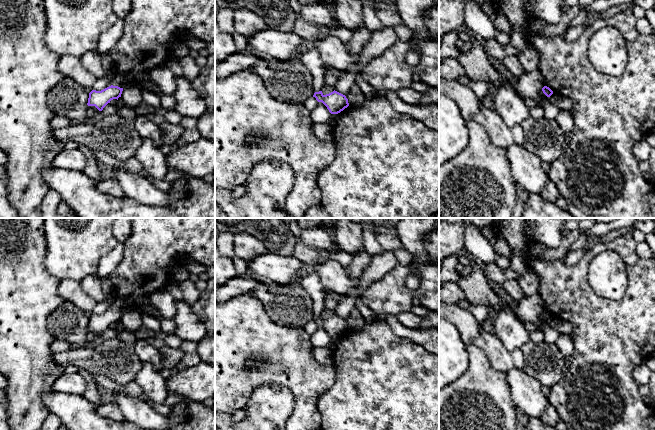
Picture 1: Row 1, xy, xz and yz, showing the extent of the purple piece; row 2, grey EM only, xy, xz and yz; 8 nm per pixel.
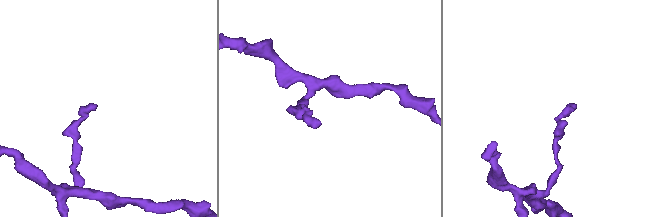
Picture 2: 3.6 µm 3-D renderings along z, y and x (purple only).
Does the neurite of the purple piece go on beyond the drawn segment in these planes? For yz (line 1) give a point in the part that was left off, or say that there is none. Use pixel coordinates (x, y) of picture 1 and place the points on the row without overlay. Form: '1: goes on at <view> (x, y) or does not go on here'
1: does not go on here

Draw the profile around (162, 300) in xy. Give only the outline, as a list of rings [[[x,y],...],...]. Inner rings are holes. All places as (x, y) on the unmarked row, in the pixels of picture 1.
[[[167,288],[152,293],[149,296],[149,300],[150,303],[159,311],[162,318],[174,320],[177,310],[175,301]]]

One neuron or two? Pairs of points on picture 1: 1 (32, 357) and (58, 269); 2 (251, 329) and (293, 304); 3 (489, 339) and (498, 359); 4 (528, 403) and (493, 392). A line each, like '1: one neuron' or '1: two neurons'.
1: two neurons
2: two neurons
3: one neuron
4: two neurons

